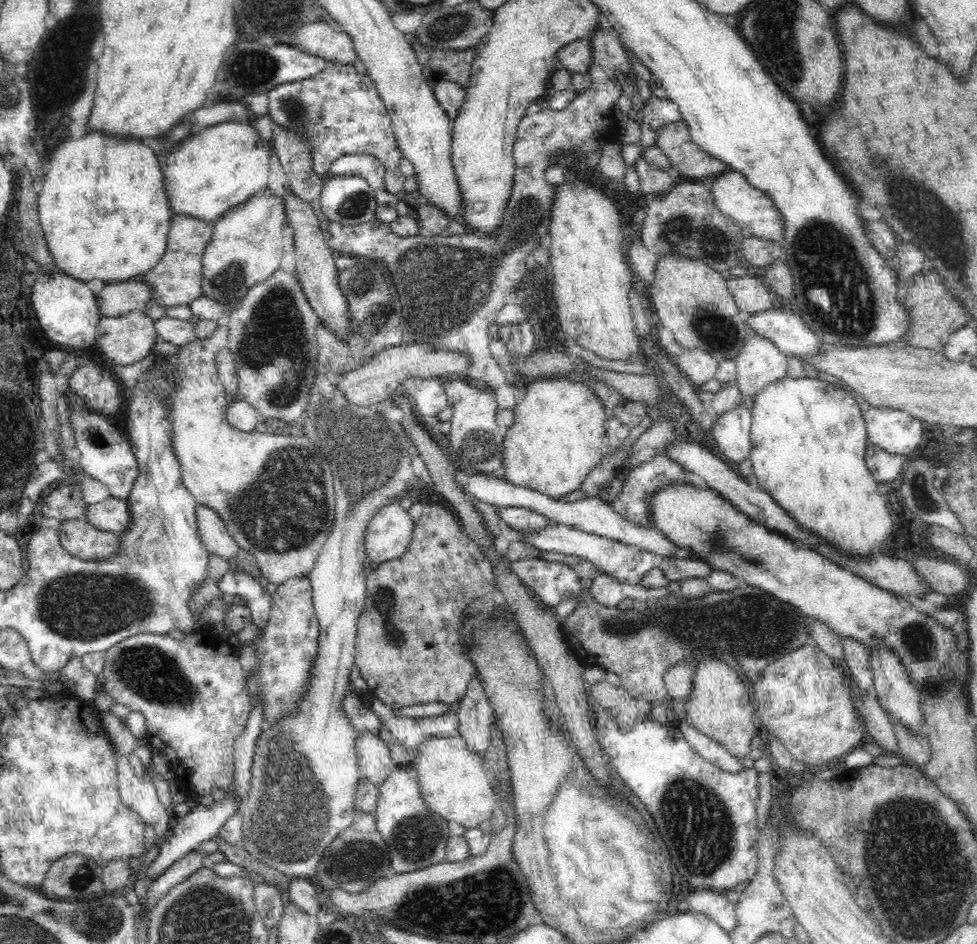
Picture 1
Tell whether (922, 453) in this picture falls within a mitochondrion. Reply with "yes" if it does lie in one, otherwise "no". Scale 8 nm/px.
no

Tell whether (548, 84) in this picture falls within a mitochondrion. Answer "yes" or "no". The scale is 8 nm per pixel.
no

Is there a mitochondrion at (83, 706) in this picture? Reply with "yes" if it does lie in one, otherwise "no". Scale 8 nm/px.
no

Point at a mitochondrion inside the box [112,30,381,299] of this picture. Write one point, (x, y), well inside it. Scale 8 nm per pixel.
(248, 70)

